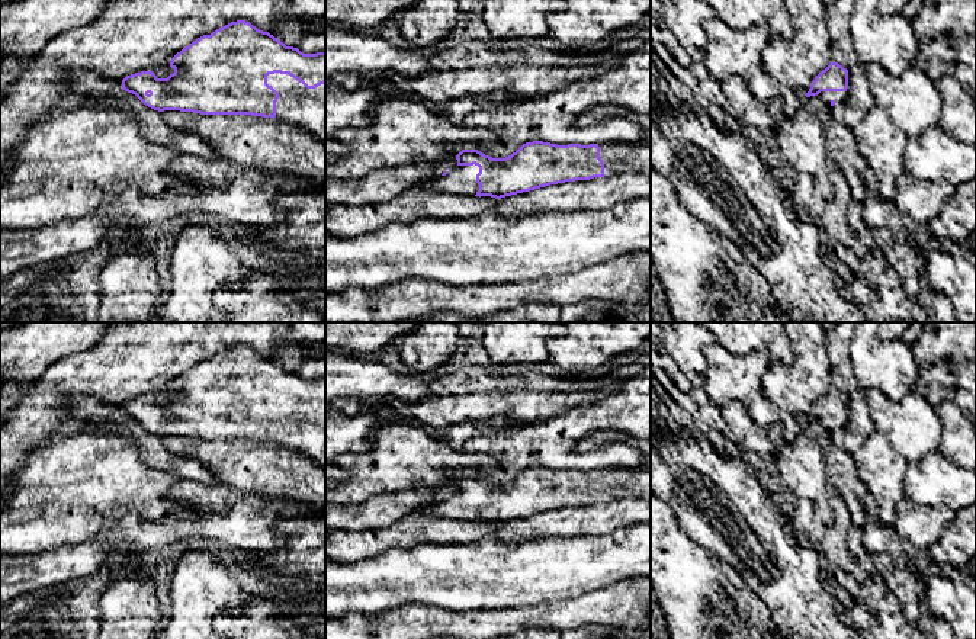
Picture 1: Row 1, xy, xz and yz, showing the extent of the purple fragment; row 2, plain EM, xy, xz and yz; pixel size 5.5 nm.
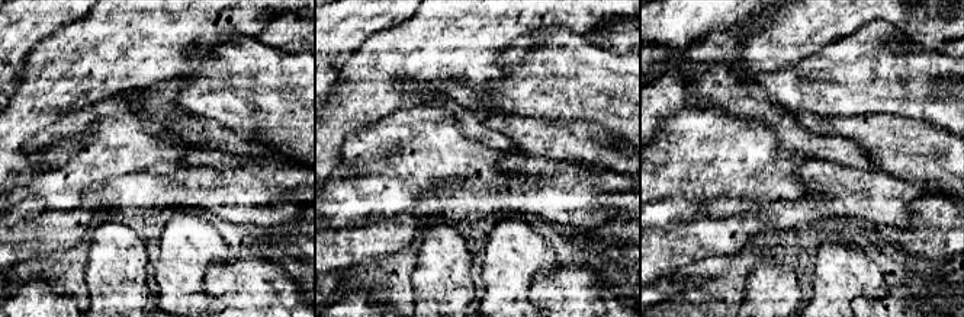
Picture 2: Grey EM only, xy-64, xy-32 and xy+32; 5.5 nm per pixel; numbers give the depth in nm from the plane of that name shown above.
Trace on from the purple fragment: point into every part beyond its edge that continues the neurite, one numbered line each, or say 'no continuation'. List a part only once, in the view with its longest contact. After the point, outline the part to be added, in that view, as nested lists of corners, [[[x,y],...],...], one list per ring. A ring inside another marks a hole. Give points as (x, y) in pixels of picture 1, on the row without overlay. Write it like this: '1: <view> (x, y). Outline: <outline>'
1: xy (304, 433). Outline: [[[269,399],[267,410],[277,418],[276,443],[325,469],[325,408],[306,414],[289,399]]]
2: xz (462, 504). Outline: [[[456,491],[446,501],[423,507],[424,514],[436,517],[449,517],[456,520],[476,520],[479,510],[476,508],[478,491]]]

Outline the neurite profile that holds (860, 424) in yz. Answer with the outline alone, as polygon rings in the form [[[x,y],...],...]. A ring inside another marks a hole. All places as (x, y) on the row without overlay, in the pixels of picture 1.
[[[857,388],[850,392],[847,417],[847,426],[831,431],[831,439],[835,446],[853,456],[874,431],[874,421],[869,414],[863,389]]]

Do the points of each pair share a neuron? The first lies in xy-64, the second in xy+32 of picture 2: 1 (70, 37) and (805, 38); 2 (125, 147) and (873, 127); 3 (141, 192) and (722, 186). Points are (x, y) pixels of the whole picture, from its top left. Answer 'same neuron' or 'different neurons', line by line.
1: same neuron
2: different neurons
3: same neuron

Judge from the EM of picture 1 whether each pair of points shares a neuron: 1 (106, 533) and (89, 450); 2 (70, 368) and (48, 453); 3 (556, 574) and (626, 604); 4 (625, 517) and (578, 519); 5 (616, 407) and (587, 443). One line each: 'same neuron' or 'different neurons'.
1: same neuron
2: different neurons
3: different neurons
4: same neuron
5: different neurons

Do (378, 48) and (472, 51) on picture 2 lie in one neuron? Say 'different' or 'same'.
same

